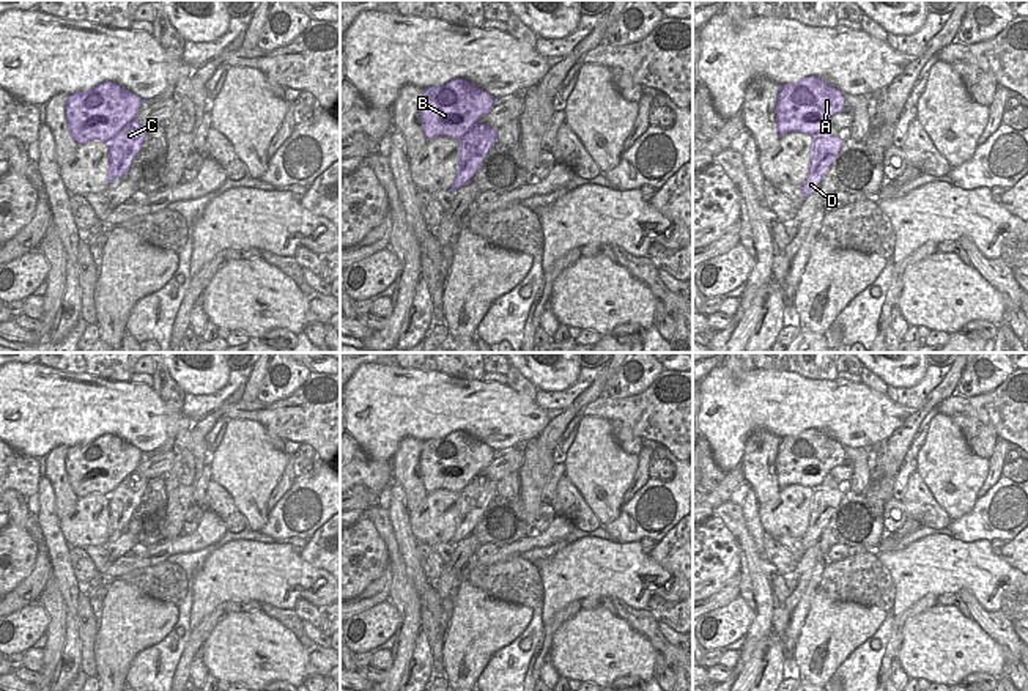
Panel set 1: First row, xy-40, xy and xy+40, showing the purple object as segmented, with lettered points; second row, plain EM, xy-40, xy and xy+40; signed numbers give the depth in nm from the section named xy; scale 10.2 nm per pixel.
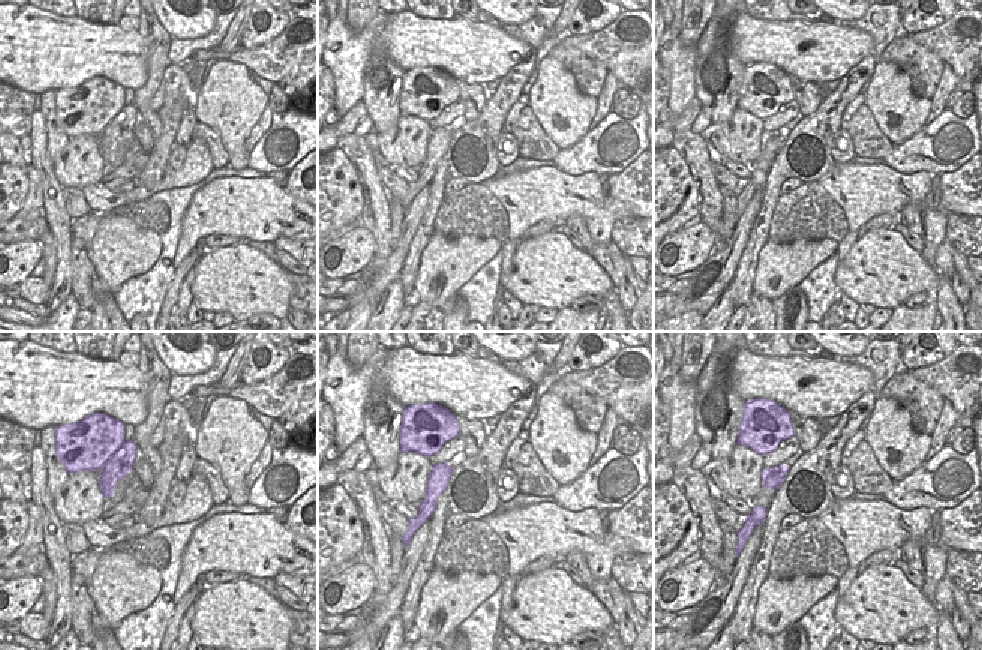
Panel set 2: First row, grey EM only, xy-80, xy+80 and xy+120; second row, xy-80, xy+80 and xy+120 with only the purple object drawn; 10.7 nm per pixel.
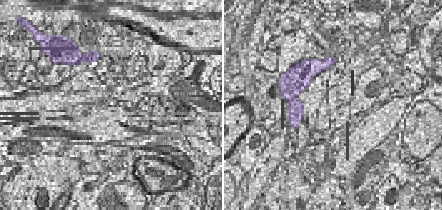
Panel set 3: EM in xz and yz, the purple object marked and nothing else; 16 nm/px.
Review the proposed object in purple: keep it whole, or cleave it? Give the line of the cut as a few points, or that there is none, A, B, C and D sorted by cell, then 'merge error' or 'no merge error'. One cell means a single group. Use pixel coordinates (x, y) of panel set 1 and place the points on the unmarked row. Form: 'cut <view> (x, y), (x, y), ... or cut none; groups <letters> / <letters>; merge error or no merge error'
cut xy-40 (134, 469), (106, 496); groups A B / C D; merge error

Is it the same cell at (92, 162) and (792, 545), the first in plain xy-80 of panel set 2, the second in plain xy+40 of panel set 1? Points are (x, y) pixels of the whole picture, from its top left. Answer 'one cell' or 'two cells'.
two cells

